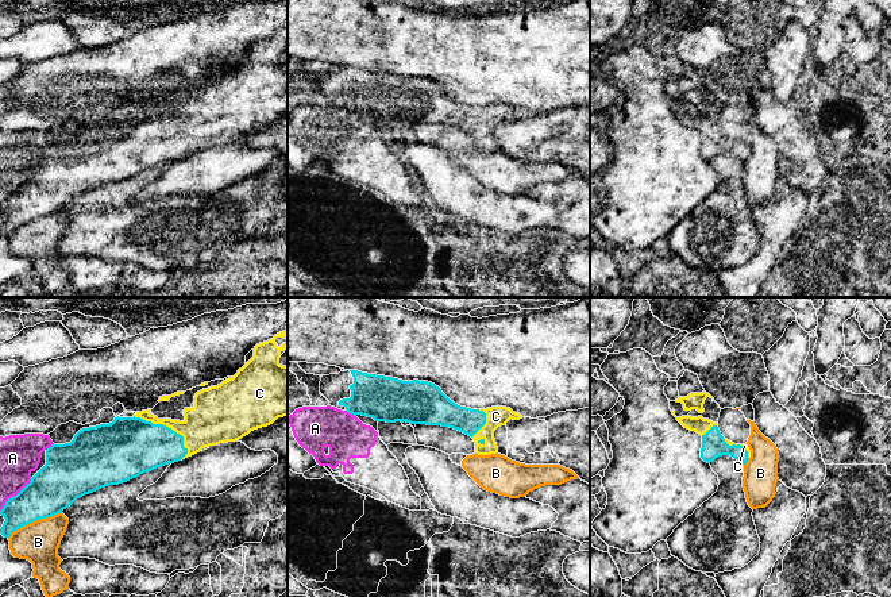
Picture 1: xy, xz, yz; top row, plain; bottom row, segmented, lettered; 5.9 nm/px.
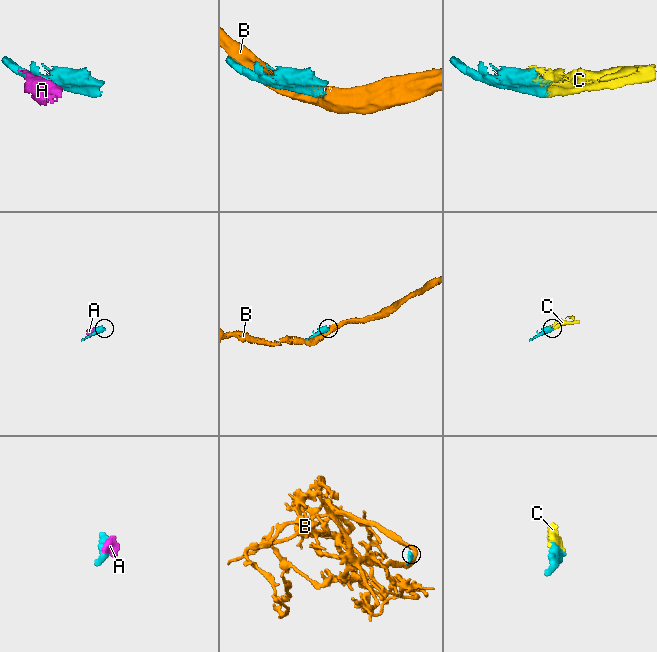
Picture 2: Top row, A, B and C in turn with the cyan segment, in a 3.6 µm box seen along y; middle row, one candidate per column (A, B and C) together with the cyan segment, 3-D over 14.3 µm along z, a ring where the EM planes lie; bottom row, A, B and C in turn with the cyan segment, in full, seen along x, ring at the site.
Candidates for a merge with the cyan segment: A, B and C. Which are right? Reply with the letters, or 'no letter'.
C

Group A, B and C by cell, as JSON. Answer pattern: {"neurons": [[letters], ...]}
{"neurons": [["A"], ["B"], ["C"]]}

